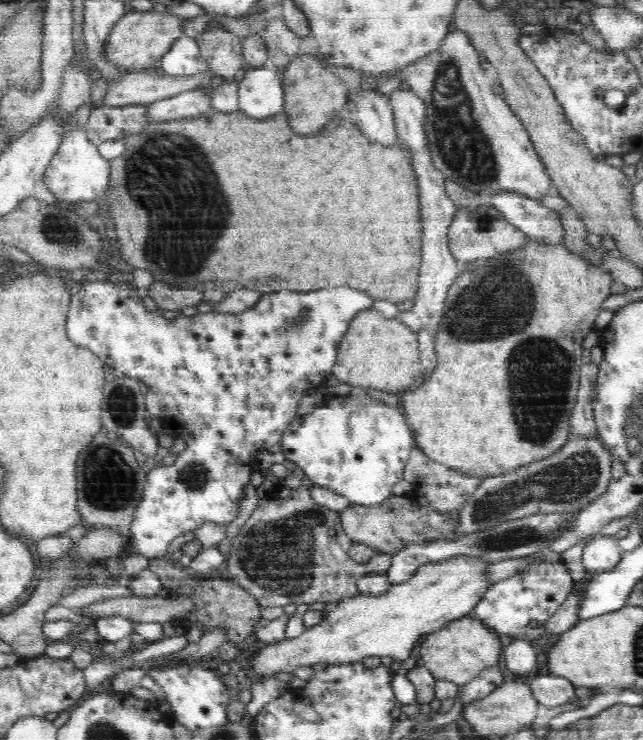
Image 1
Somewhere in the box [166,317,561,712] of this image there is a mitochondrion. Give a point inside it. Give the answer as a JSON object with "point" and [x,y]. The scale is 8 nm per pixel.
{"point":[277,554]}

